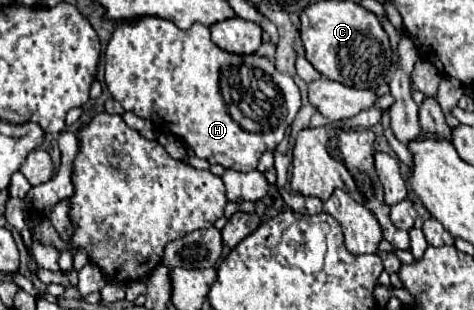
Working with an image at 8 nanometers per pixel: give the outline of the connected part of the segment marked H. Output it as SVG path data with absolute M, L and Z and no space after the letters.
M148 16L144 20L138 20L134 24L118 24L116 26L116 32L112 34L112 40L108 44L108 50L106 50L106 74L104 74L104 80L106 80L106 86L110 90L110 94L124 106L124 110L130 110L134 112L138 118L144 118L144 120L150 120L154 124L154 128L158 128L156 132L164 132L164 134L172 134L176 138L180 138L188 148L194 150L194 154L202 160L208 160L210 164L220 164L228 170L238 170L238 172L250 172L258 166L258 160L264 152L274 152L274 148L282 142L284 134L286 134L286 128L294 122L298 110L300 110L300 90L296 86L296 82L288 76L288 74L282 74L278 72L270 60L258 56L258 54L252 54L252 56L238 56L238 54L230 54L222 48L218 48L212 40L210 40L210 30L208 26L196 22L192 24L190 30L174 30L174 24L168 22L168 20L162 20L162 18L154 18L154 16Z

